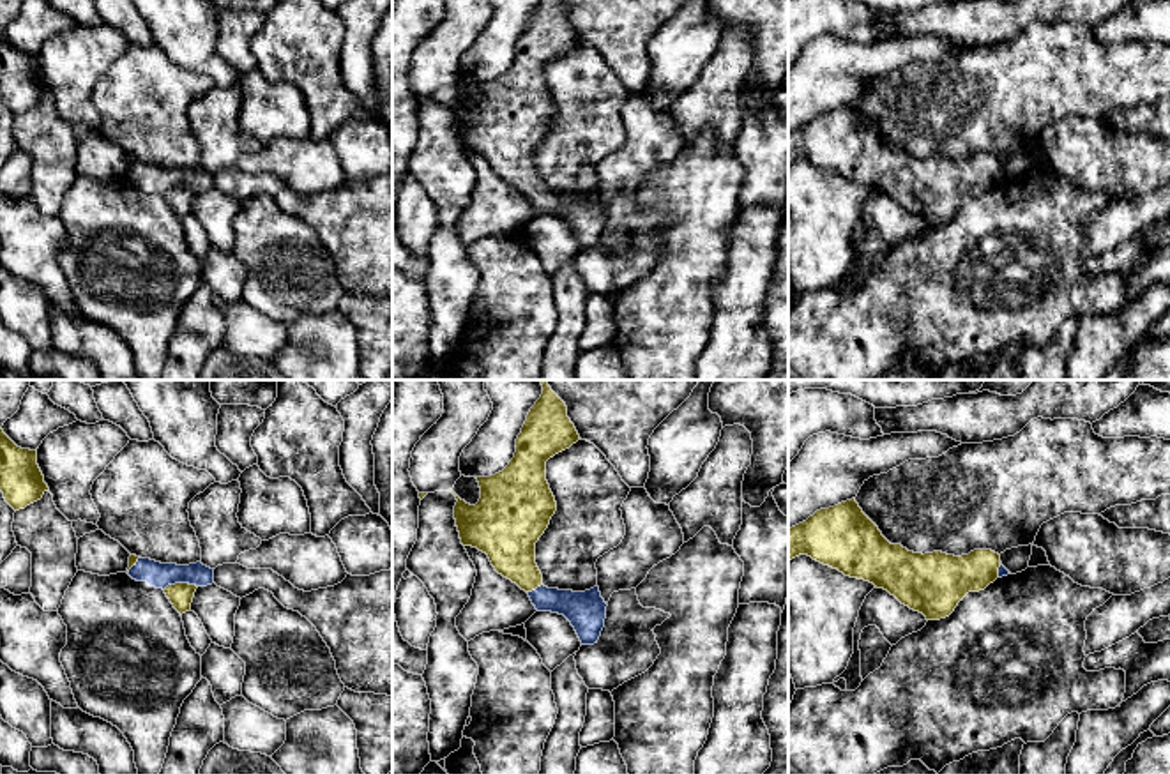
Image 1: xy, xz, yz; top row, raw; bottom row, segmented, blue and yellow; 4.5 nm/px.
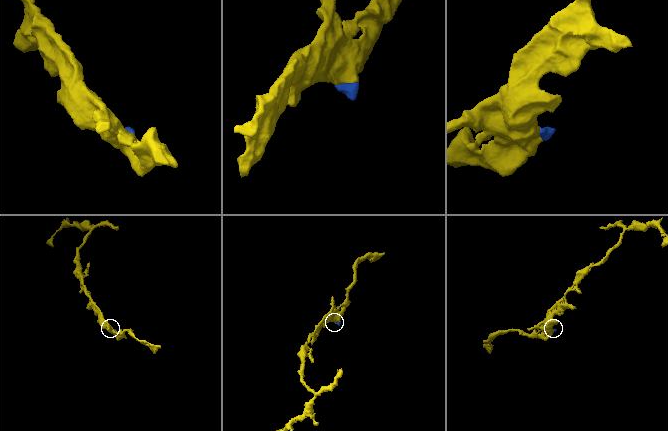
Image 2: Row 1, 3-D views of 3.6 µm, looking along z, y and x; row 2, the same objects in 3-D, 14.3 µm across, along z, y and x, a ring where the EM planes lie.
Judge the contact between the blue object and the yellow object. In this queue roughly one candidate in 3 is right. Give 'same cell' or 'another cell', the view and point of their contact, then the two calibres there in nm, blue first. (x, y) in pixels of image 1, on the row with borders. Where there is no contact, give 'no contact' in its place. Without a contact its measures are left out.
same cell | xy (179, 582) | 120/110 nm

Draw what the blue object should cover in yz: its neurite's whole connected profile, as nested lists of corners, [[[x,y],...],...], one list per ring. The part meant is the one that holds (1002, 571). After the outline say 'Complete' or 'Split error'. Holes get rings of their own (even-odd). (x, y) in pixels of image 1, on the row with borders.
[[[855,498],[820,509],[788,528],[788,562],[799,555],[887,590],[926,620],[949,617],[969,592],[1011,574],[991,550],[954,557],[891,544]]]. Split error

